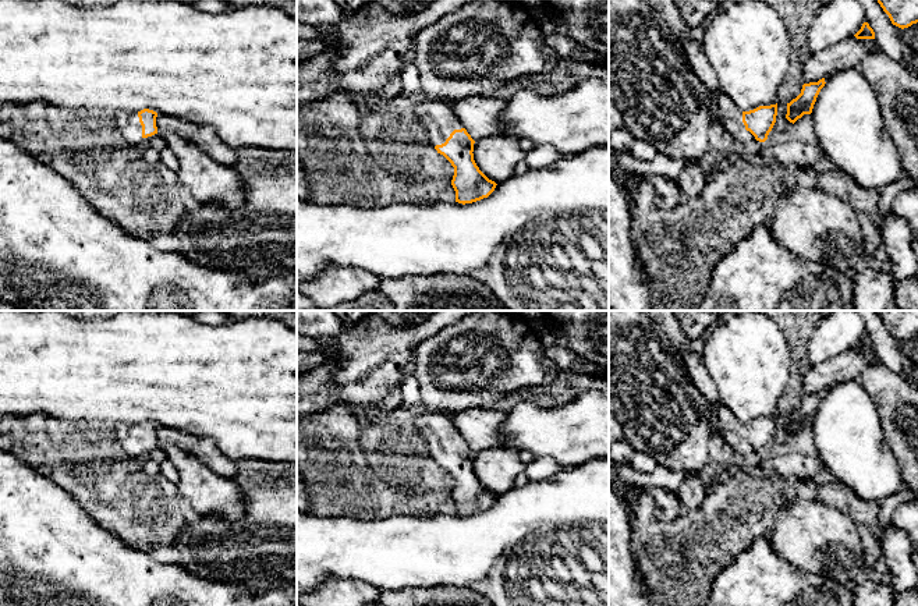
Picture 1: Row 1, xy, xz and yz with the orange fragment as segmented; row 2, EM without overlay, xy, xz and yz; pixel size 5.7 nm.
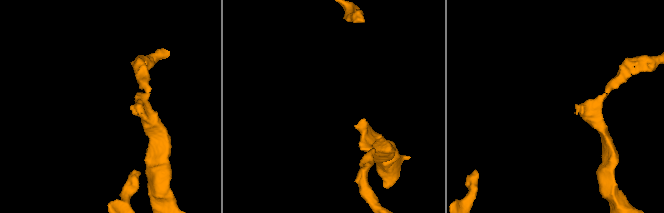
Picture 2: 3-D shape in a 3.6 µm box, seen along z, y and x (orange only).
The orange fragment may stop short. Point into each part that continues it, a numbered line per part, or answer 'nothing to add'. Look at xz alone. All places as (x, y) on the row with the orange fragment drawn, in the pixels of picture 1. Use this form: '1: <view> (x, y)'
1: xz (438, 117)

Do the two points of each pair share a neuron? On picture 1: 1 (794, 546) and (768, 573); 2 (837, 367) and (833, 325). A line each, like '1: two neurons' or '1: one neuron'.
1: two neurons
2: two neurons

